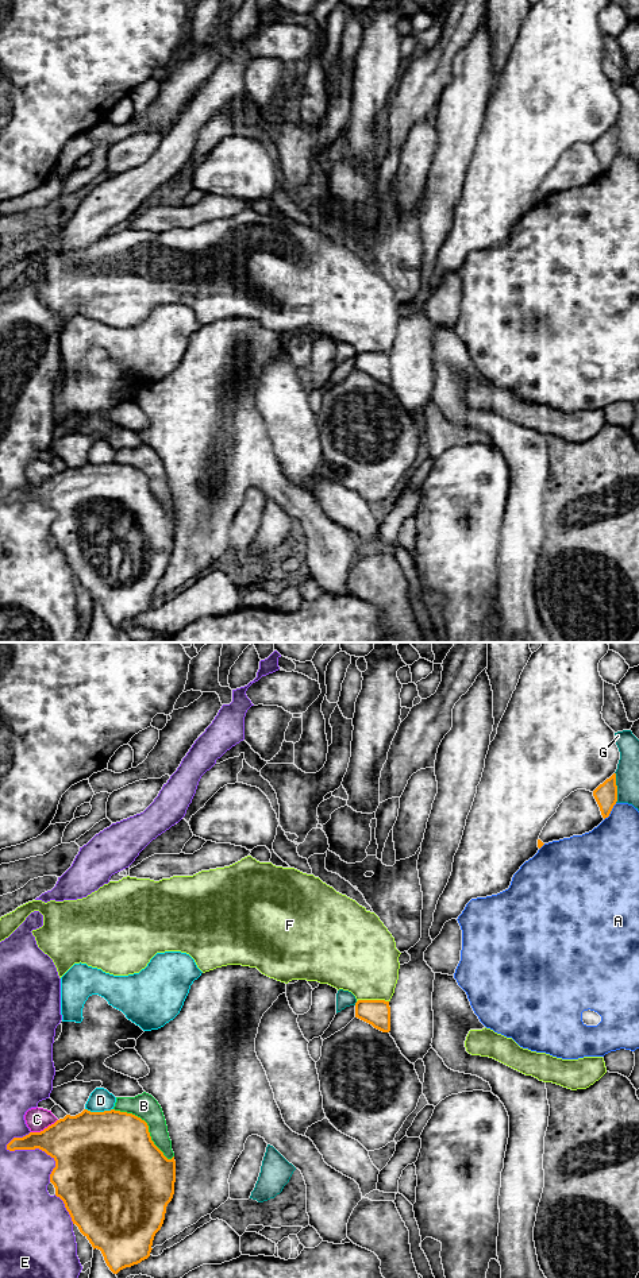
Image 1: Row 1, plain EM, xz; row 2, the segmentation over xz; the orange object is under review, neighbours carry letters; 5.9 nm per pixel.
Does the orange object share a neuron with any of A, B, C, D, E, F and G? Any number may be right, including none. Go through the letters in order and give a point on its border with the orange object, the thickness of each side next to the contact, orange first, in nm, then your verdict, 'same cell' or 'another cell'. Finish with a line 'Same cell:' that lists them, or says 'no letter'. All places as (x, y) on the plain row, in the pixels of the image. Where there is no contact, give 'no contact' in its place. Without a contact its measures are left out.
A: contact xz (611, 162); calibres 140 and 340 nm; another cell
B: contact xz (147, 478); calibres 460 and 150 nm; another cell
C: contact xz (45, 481); calibres 380 and 140 nm; another cell
D: contact xz (99, 464); calibres 500 and 140 nm; another cell
E: contact xz (35, 499); calibres 340 and 300 nm; another cell
F: contact xz (372, 352); calibres 160 and 420 nm; another cell
G: contact xz (616, 139); calibres 140 and 140 nm; another cell
Same cell: no letter

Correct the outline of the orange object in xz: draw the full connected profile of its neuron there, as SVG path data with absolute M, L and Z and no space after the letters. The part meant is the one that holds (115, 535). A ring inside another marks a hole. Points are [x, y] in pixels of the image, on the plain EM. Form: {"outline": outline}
{"outline": "M120 464L66 467L41 484L14 490L7 502L39 501L55 513L50 534L69 564L73 576L101 603L113 626L147 611L155 586L161 582L166 559L174 547L176 513L168 511L151 493L140 470Z"}

